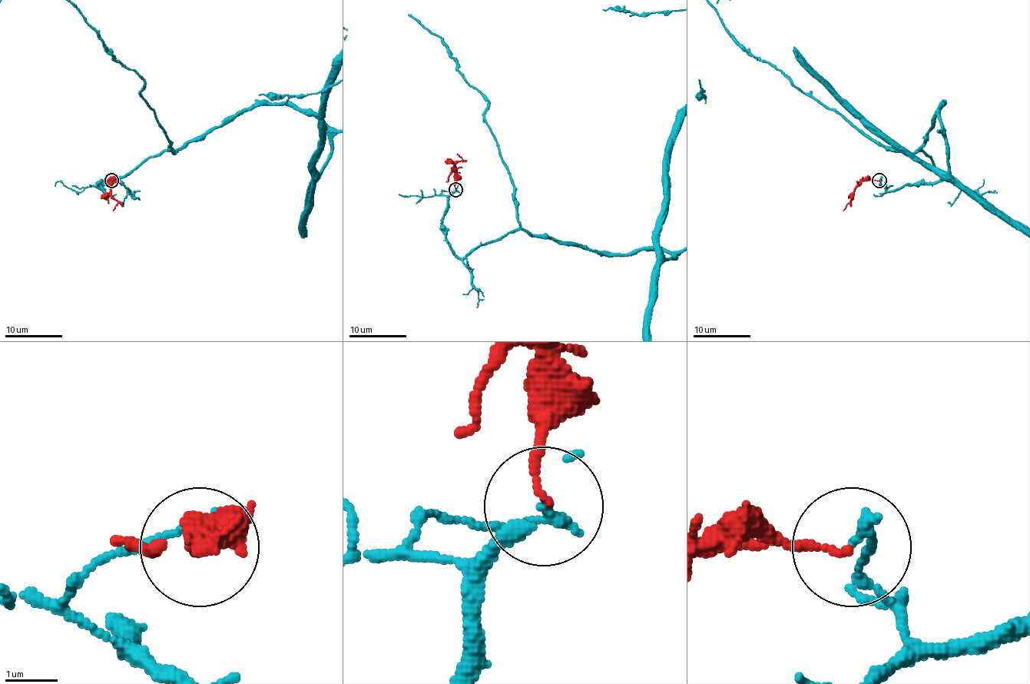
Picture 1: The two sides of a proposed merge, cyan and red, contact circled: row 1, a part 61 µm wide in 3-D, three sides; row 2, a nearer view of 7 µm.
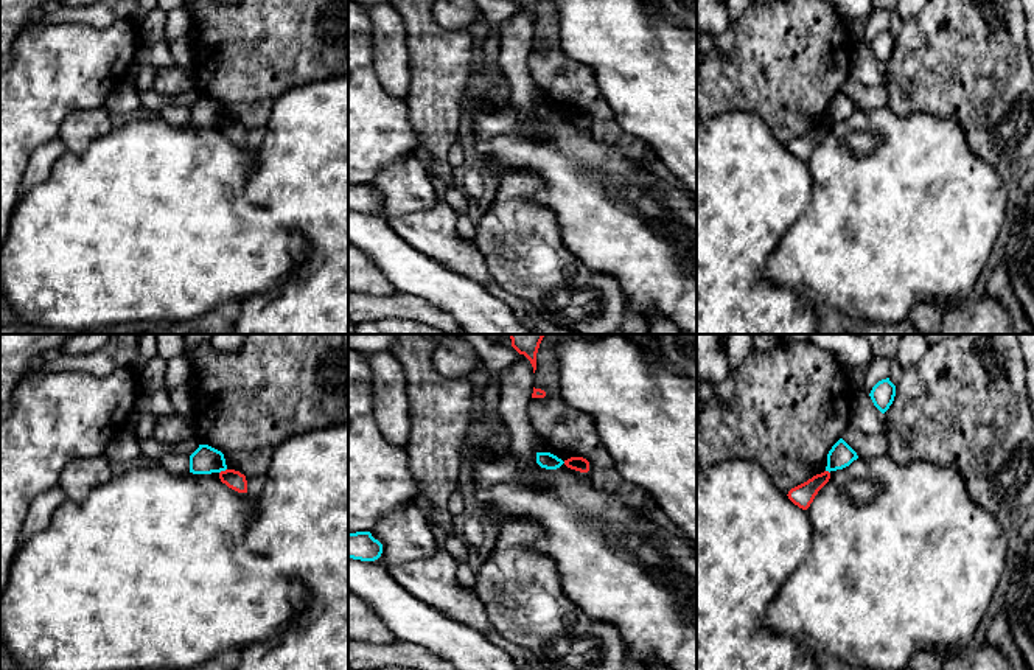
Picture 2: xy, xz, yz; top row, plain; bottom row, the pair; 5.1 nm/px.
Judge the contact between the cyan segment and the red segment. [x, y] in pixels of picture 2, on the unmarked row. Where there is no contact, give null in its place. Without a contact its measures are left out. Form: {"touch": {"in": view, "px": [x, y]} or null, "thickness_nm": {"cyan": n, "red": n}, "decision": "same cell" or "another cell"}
{"touch": {"in": "xy", "px": [223, 122]}, "thickness_nm": {"cyan": 140, "red": 100}, "decision": "another cell"}

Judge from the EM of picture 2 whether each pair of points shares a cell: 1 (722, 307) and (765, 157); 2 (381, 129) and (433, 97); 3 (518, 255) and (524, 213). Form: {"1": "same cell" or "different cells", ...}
{"1": "same cell", "2": "different cells", "3": "same cell"}

